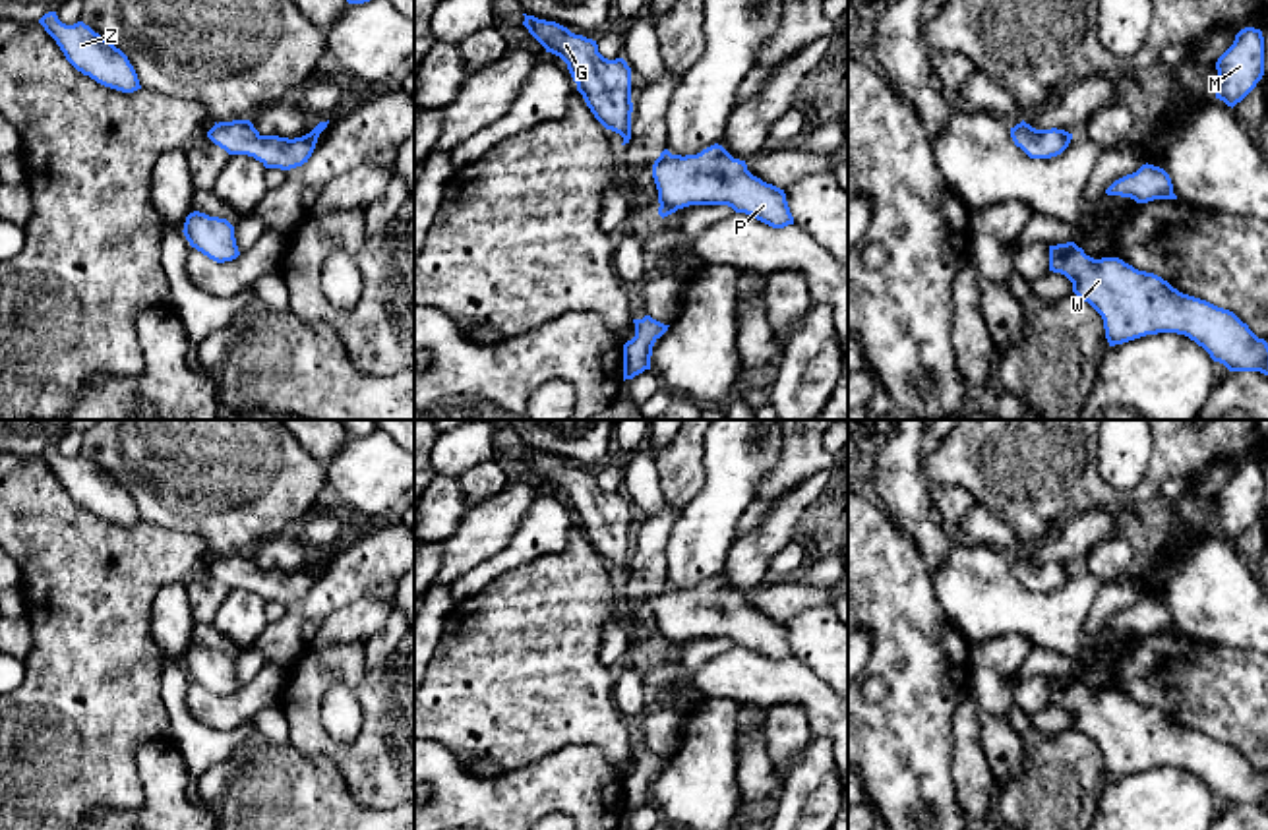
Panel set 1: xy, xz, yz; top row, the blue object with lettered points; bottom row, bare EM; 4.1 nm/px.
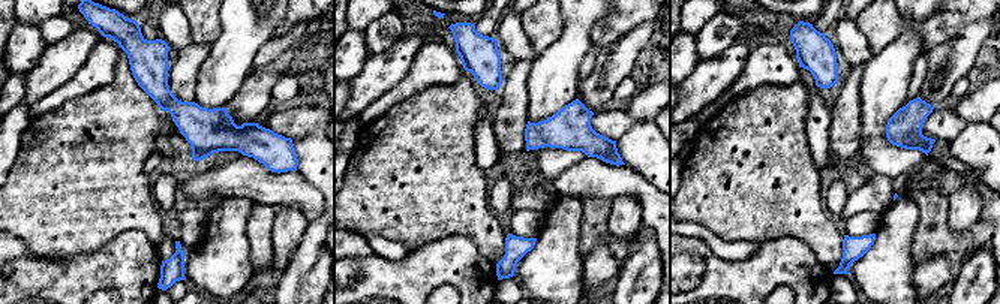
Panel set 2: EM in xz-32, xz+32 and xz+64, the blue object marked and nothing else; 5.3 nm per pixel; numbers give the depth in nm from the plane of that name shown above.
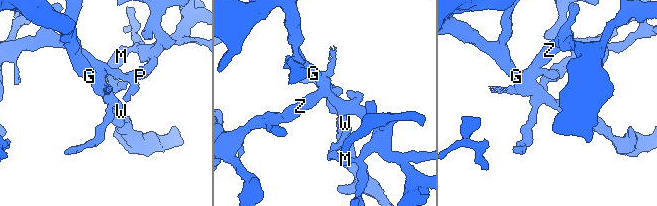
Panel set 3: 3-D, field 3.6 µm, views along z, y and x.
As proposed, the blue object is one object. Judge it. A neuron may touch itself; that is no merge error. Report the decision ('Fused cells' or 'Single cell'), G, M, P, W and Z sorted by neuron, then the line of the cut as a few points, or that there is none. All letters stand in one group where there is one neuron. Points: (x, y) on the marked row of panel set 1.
Single cell. Groups: G M P W Z. No split

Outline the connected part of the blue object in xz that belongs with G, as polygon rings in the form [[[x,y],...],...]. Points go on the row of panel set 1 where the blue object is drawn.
[[[525,15],[523,25],[528,29],[528,33],[546,48],[546,52],[552,52],[559,56],[567,70],[577,83],[577,91],[583,95],[587,106],[594,114],[594,118],[606,128],[623,137],[623,143],[629,143],[631,139],[631,68],[623,58],[608,60],[598,52],[598,44],[592,39],[587,39],[583,35],[571,33],[567,27],[556,23],[538,19],[534,15]]]

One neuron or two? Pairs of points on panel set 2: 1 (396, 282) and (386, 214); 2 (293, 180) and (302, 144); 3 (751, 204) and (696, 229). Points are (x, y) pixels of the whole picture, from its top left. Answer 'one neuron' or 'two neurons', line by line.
1: two neurons
2: two neurons
3: two neurons

